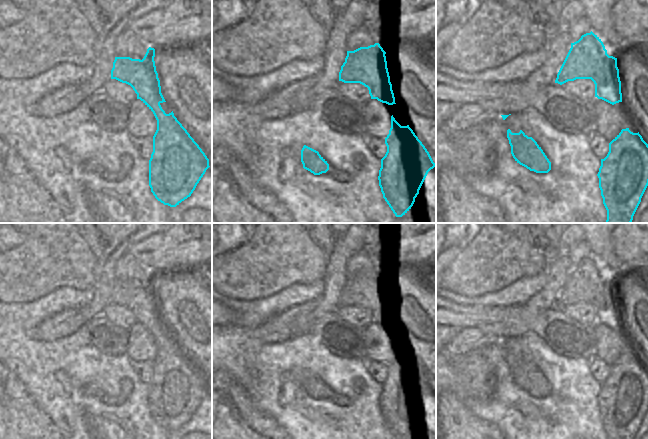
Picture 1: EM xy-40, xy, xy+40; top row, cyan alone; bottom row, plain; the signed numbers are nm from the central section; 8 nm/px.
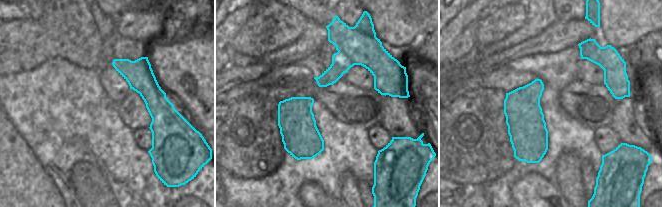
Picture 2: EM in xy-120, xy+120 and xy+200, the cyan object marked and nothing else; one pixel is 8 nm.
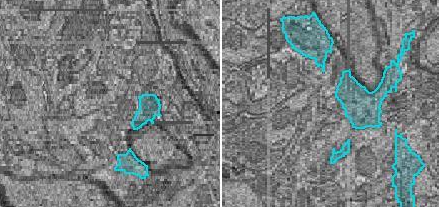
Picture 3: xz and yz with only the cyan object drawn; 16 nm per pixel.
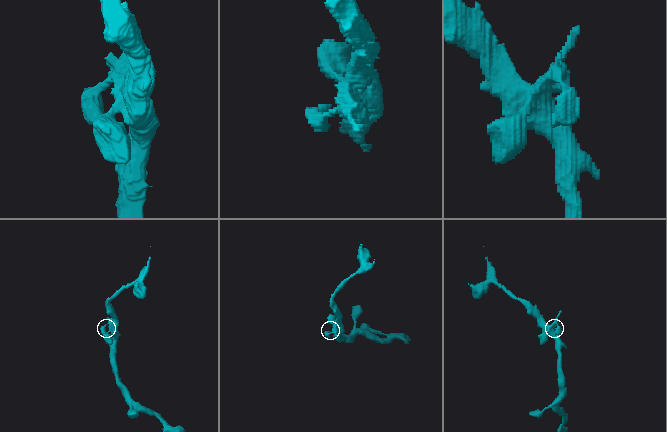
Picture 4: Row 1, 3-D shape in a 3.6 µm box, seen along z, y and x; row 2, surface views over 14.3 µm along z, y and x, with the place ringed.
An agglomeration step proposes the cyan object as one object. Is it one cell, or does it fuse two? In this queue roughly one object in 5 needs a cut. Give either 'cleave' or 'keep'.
cleave

